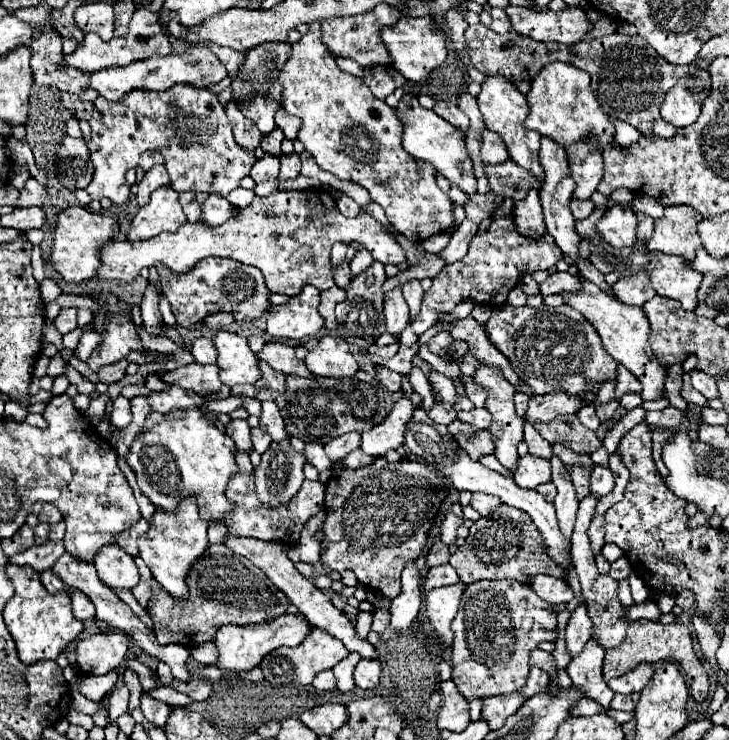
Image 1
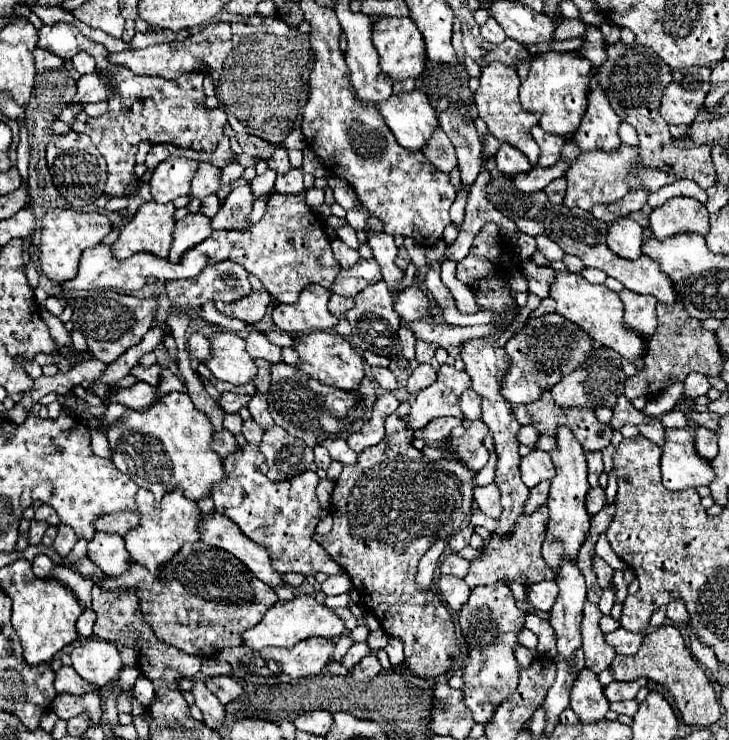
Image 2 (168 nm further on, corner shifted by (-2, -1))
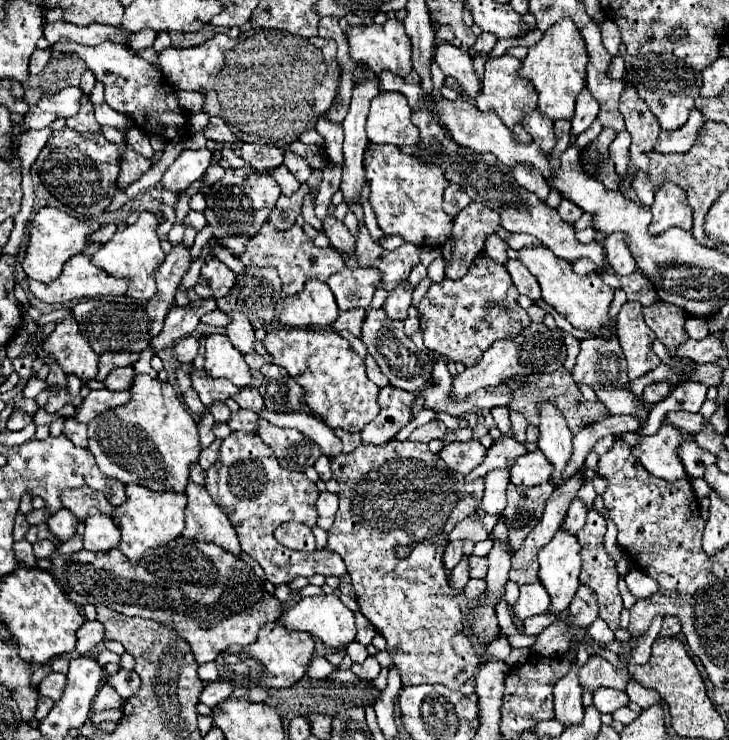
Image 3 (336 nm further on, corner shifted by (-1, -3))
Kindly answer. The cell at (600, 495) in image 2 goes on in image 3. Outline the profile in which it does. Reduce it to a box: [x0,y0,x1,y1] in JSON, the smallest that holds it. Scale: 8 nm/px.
[564,498,590,534]

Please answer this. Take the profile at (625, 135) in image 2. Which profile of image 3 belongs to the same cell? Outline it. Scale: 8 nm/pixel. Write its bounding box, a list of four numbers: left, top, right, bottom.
[610,130,630,180]

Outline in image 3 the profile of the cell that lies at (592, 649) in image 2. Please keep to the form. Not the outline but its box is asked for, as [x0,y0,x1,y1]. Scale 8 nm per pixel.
[580,654,632,690]

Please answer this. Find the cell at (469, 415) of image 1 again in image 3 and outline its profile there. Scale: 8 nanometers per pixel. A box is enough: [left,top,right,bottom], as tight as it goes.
[438,438,486,474]

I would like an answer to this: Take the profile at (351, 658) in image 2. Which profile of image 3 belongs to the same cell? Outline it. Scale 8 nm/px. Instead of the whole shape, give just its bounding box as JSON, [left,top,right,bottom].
[346,640,368,662]

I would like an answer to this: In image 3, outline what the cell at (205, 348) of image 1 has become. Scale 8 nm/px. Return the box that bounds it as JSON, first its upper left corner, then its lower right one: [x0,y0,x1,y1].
[174,334,200,364]

